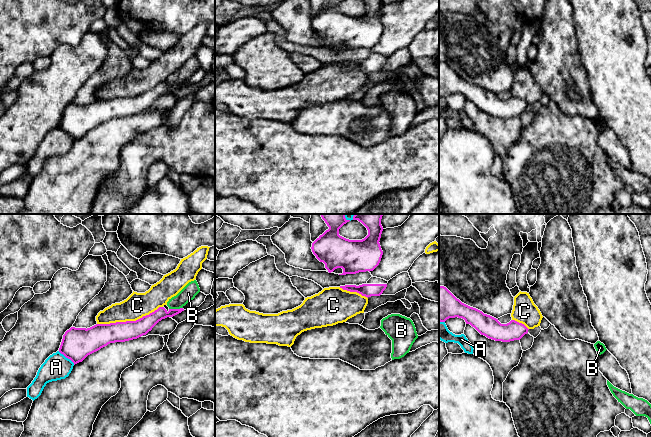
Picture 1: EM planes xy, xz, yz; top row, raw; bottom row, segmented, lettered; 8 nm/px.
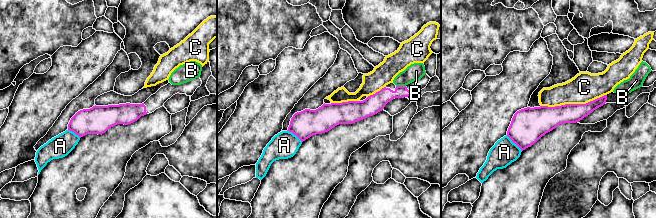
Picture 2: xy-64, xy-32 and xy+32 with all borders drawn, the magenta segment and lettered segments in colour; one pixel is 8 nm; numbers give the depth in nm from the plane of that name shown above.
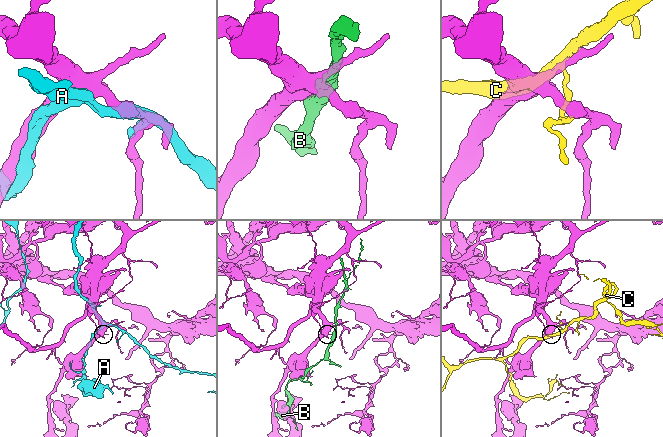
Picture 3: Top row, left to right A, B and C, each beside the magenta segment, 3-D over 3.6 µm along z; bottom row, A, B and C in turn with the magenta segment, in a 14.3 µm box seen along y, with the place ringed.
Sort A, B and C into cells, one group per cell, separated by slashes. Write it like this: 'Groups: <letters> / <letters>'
Groups: A / B / C

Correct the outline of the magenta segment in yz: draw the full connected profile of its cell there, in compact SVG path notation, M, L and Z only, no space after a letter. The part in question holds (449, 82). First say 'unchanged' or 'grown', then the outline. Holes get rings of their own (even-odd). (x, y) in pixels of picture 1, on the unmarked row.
unchanged; M439 62L439 97L445 98L455 93L464 95L466 100L470 100L481 111L495 117L520 116L529 106L515 96L501 100L498 95L462 79L446 63Z

